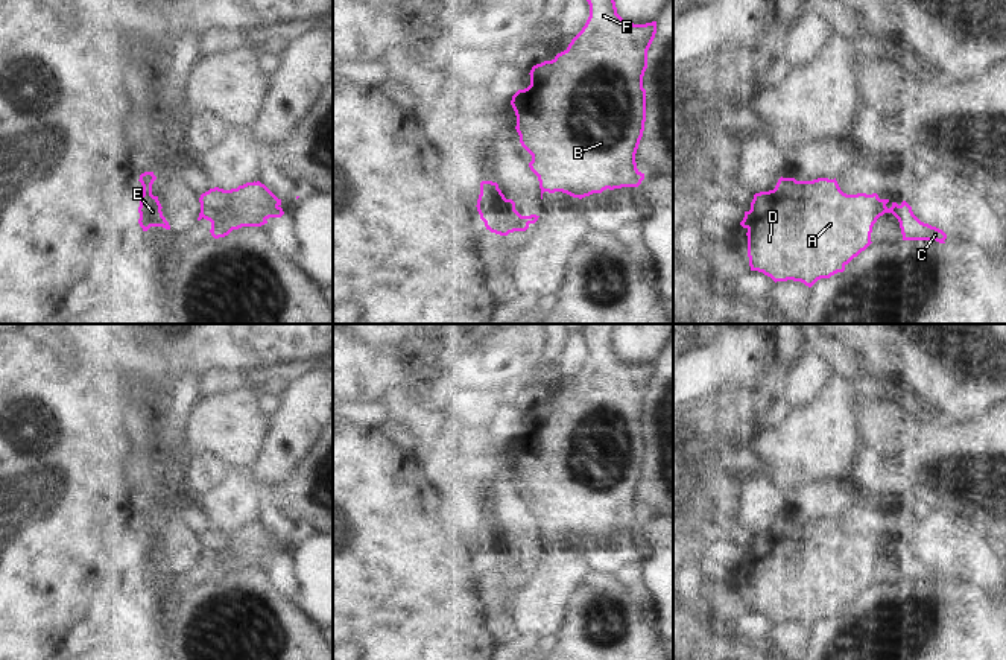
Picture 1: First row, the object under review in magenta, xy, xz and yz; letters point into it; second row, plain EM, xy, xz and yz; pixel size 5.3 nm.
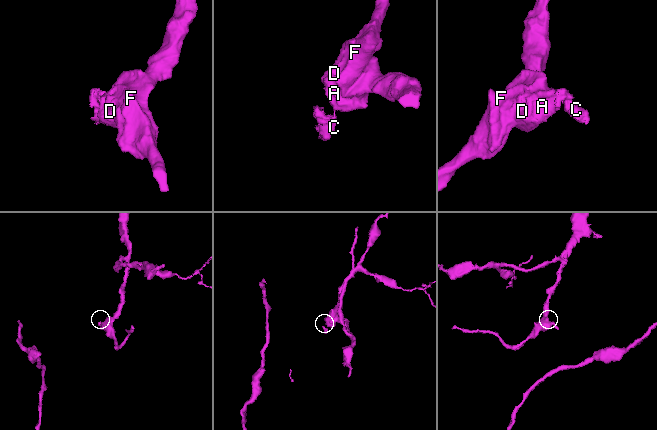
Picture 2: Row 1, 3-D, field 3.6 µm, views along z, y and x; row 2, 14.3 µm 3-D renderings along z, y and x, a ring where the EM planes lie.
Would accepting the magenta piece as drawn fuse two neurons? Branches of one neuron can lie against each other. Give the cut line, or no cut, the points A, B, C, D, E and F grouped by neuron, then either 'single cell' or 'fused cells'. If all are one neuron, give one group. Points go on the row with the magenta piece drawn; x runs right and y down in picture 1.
cut in yz along (879, 198), (876, 218); A B D F / C E; fused cells

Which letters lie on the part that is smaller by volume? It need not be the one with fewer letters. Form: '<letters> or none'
C, E

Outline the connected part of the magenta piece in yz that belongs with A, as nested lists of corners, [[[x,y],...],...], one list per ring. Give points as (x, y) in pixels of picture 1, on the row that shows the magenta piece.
[[[780,178],[775,189],[754,195],[751,210],[740,222],[748,230],[751,271],[763,272],[777,281],[801,281],[811,287],[821,278],[843,272],[845,266],[865,251],[877,222],[878,195],[846,195],[836,178],[796,181]]]

